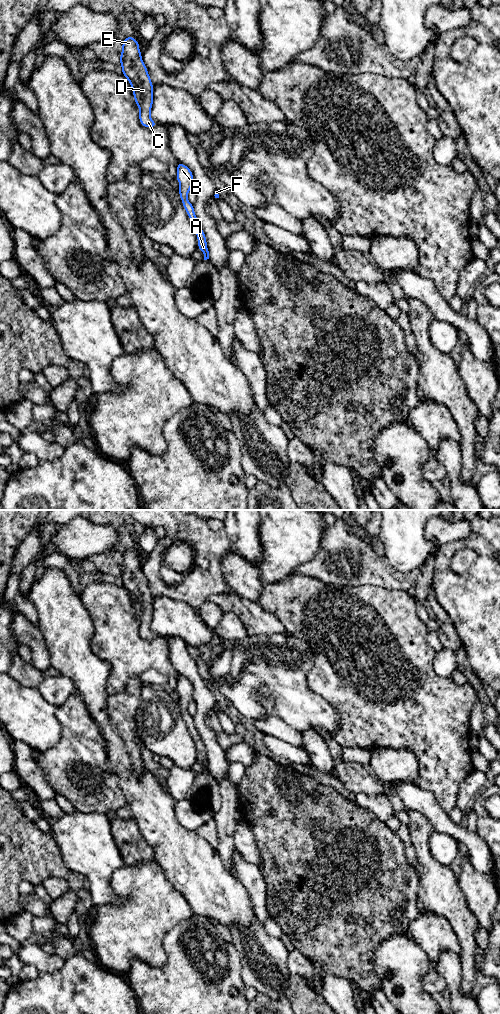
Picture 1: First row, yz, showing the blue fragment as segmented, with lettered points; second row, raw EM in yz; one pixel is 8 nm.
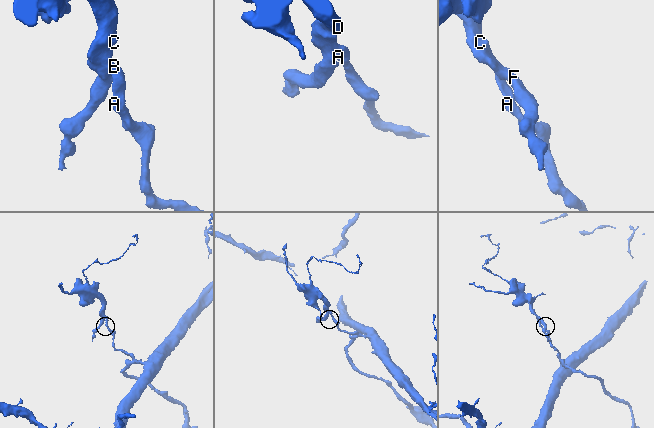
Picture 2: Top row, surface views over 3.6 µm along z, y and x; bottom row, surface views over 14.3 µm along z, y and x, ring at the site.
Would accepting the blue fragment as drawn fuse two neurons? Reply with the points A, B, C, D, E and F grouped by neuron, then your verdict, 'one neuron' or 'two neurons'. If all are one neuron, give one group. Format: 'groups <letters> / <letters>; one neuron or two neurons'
groups A B C D E F; one neuron

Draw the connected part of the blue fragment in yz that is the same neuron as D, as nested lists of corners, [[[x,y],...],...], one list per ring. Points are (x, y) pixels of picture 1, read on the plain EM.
[[[127,548],[122,554],[122,565],[119,567],[122,587],[128,591],[135,616],[139,619],[140,636],[146,640],[154,640],[158,636],[150,628],[154,597],[141,567],[139,553]]]

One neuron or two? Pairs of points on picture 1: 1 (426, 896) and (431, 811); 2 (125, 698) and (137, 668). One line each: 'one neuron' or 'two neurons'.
1: two neurons
2: two neurons

